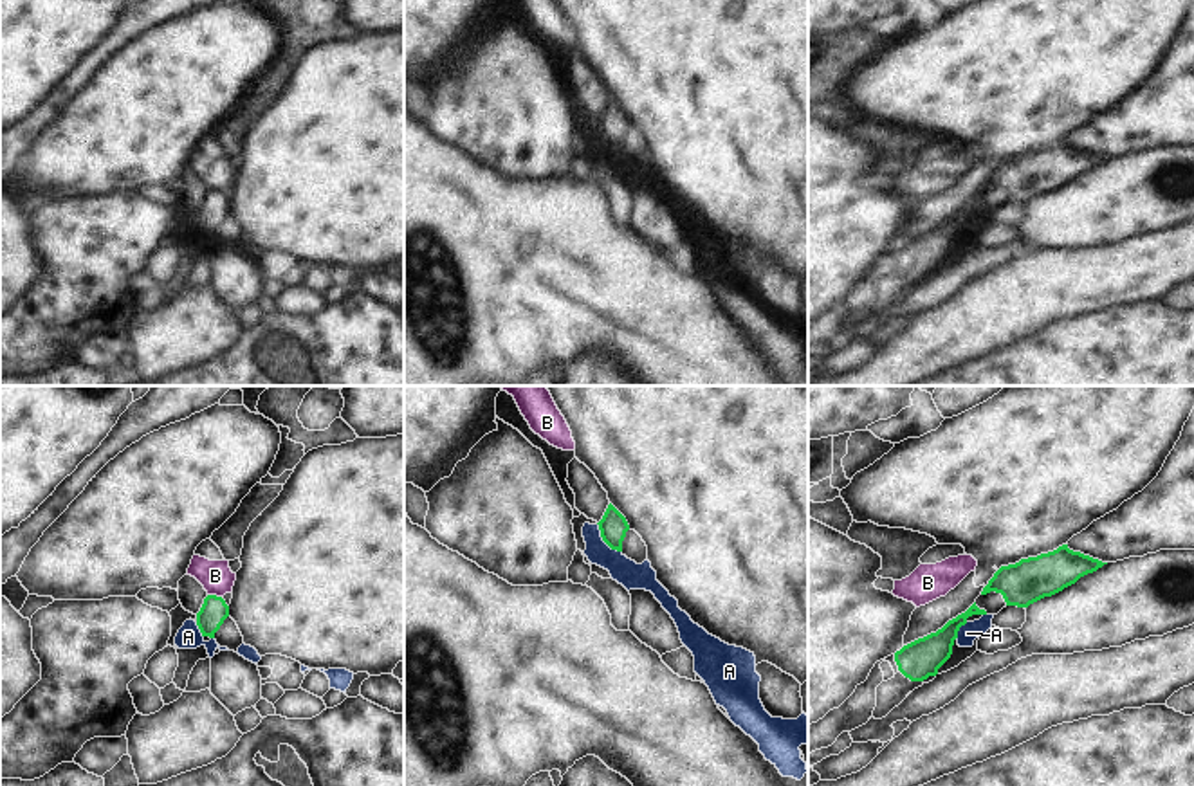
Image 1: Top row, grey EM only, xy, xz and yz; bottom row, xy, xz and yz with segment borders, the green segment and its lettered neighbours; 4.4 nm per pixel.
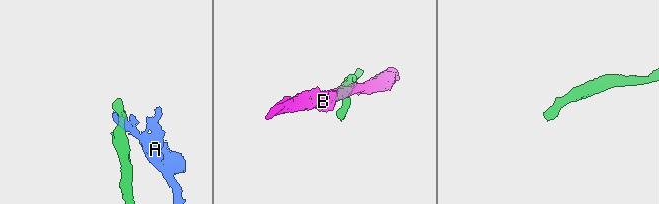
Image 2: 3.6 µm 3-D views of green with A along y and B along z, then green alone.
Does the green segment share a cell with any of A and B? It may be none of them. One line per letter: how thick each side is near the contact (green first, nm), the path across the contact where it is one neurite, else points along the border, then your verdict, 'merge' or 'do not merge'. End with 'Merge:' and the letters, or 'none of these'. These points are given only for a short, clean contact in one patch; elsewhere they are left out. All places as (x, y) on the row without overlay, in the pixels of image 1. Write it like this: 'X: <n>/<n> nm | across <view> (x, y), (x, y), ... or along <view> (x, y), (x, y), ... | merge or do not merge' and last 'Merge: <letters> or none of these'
A: 120/120 nm | along xz (597, 119), (599, 132), (621, 148) | do not merge
B: 120/140 nm | along xy (208, 190), (220, 193) | do not merge
Merge: none of these

